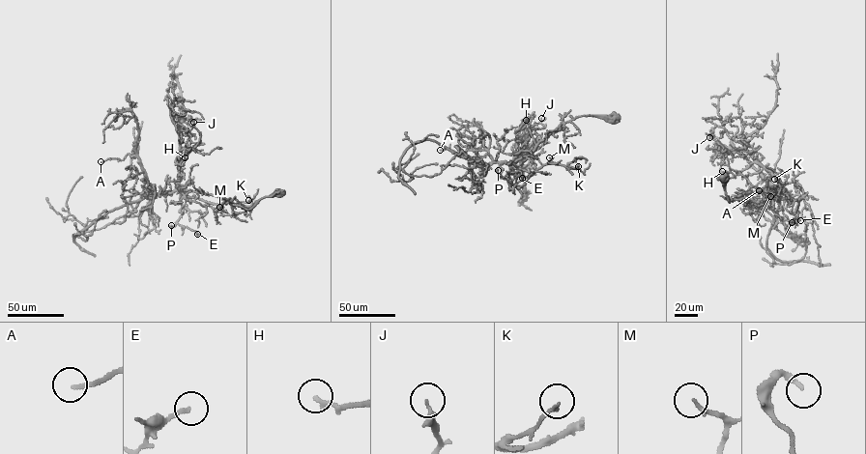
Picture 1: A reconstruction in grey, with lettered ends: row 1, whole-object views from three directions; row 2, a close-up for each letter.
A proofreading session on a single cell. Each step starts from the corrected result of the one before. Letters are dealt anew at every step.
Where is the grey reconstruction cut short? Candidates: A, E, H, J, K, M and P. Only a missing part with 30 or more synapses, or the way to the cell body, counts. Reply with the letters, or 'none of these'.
none of these

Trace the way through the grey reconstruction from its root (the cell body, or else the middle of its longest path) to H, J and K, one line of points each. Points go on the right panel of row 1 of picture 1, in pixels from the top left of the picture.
H: (768, 234), (779, 205), (774, 194), (779, 180), (755, 162), (735, 176), (722, 171)
J: (768, 234), (779, 205), (774, 194), (779, 180), (755, 162), (740, 171), (731, 169), (723, 148), (709, 137)
K: (768, 234), (779, 205), (774, 191), (783, 190), (775, 191), (774, 179)

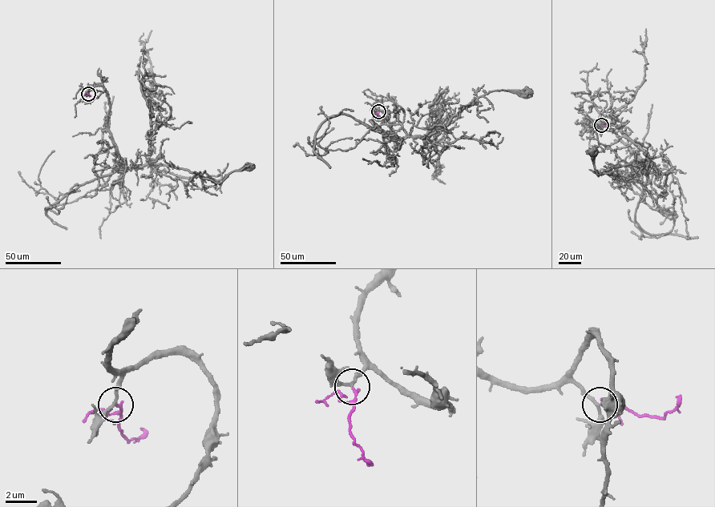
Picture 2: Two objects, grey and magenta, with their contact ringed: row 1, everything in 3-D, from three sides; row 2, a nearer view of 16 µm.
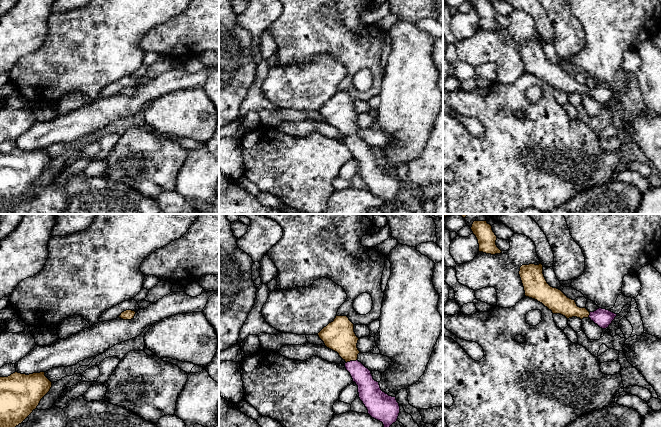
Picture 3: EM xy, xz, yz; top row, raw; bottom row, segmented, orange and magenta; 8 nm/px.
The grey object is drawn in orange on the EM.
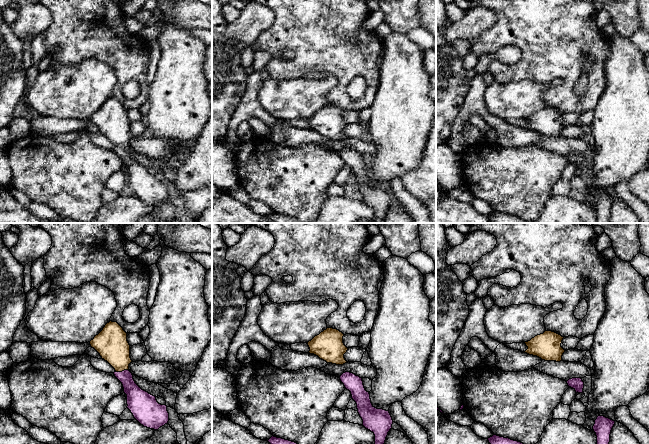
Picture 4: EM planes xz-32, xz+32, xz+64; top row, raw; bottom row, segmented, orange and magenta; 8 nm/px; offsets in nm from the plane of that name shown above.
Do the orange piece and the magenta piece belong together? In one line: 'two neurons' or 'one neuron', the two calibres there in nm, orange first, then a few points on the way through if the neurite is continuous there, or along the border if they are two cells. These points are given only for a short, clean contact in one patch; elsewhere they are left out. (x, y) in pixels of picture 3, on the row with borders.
one neuron; calibres 260 and 160 nm; way xz (339, 336), (344, 341), (351, 360), (367, 386)

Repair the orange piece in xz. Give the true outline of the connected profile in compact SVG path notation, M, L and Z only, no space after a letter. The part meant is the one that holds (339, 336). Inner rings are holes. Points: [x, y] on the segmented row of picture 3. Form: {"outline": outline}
{"outline": "M336 316L319 333L325 346L339 354L346 362L345 368L353 382L358 386L359 398L368 410L368 414L390 427L398 419L400 406L396 397L389 396L373 379L371 371L358 361L360 351L357 348L359 338L354 332L354 324L347 316Z"}

